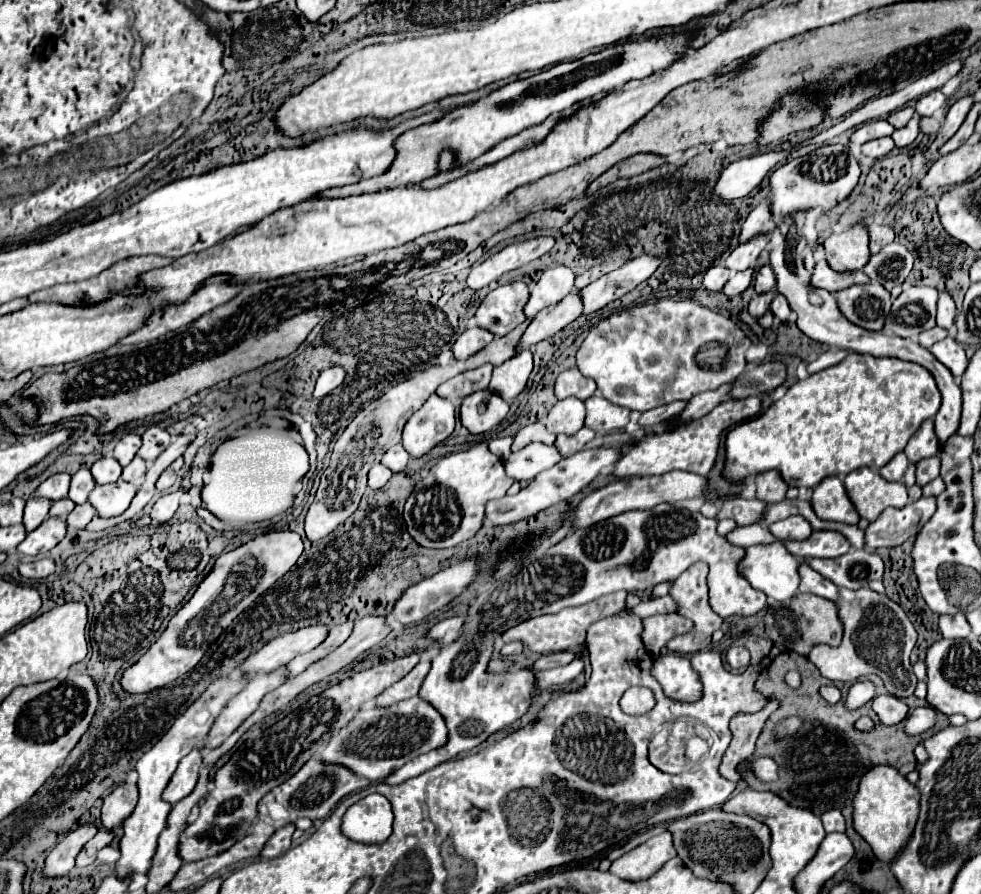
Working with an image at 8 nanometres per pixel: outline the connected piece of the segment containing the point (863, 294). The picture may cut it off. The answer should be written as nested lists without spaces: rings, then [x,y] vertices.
[[[873,282],[839,290],[835,298],[841,314],[849,322],[873,332],[881,330],[891,308],[889,292]]]

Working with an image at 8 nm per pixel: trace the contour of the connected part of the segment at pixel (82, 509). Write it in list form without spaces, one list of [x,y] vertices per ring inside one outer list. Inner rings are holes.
[[[85,502],[81,506],[75,506],[75,510],[67,516],[67,526],[69,528],[85,528],[95,514],[97,512],[95,512],[95,508],[89,502]]]

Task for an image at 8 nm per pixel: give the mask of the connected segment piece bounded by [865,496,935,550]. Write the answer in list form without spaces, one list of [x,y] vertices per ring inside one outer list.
[[[921,496],[917,502],[909,502],[905,508],[901,510],[885,510],[873,524],[869,524],[869,528],[865,530],[865,548],[869,550],[877,550],[877,548],[893,548],[903,544],[907,538],[915,536],[917,528],[921,528],[935,512],[935,498],[925,498]]]

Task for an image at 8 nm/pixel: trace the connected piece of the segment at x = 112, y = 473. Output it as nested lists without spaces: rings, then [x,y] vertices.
[[[107,456],[107,458],[97,460],[97,462],[91,466],[91,472],[93,472],[93,478],[95,478],[97,484],[117,482],[119,476],[121,476],[121,464],[119,464],[113,456]]]

